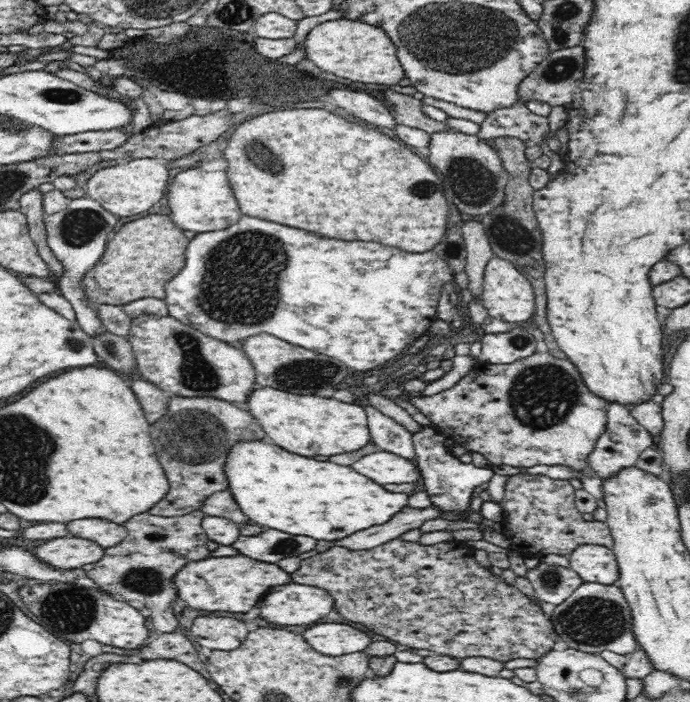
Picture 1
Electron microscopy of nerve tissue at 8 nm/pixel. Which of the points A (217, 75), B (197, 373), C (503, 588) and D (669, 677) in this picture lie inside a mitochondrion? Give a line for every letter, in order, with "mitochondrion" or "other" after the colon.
A: other
B: mitochondrion
C: other
D: other

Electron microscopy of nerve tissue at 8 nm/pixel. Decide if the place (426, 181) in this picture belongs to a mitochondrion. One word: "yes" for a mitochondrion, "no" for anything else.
yes

